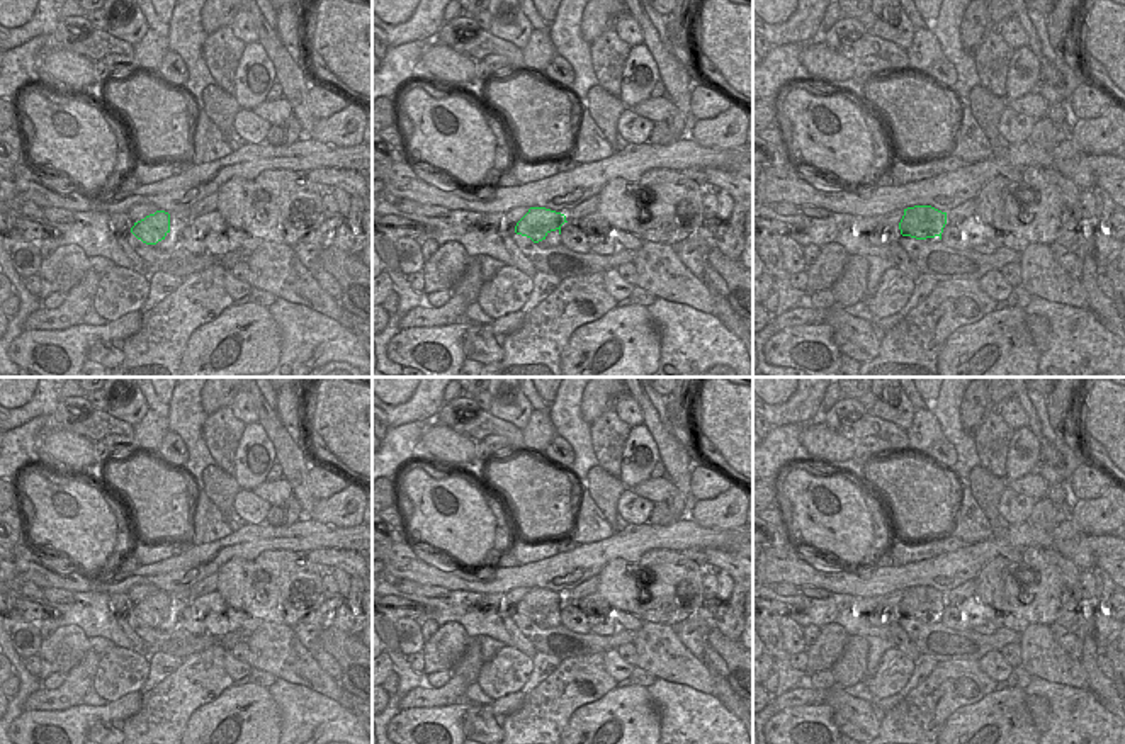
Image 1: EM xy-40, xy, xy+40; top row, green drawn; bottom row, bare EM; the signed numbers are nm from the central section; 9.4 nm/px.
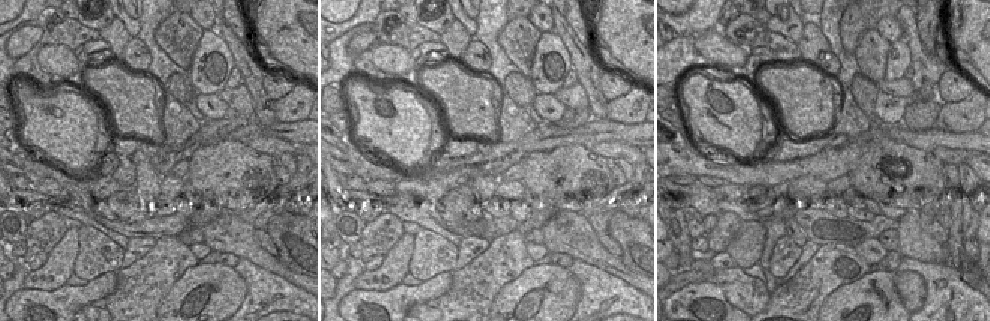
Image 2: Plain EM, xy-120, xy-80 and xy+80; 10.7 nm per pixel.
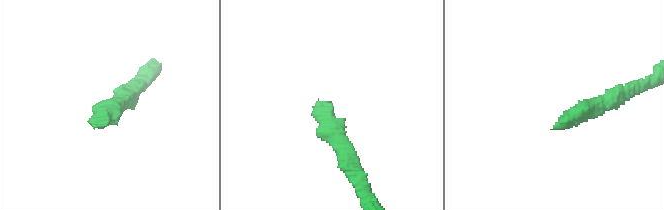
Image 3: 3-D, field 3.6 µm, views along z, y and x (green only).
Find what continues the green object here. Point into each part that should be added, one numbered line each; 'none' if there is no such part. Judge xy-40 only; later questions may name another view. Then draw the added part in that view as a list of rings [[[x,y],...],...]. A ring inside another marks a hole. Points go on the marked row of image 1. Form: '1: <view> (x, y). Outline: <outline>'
1: xy-40 (170, 242). Outline: [[[168,212],[170,214],[170,231],[167,233],[167,236],[158,241],[156,245],[148,245],[151,248],[160,248],[161,251],[172,251],[178,246],[178,234],[184,228],[184,212]]]

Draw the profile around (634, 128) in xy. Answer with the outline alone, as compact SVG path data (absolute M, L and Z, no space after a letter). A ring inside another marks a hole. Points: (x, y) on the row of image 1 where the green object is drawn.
M624 109L617 121L617 131L619 134L627 141L634 144L642 144L649 141L651 131L654 127L654 122L636 114L632 109Z

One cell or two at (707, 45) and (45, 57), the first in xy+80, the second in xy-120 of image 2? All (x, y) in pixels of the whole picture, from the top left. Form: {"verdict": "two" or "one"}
{"verdict": "one"}

